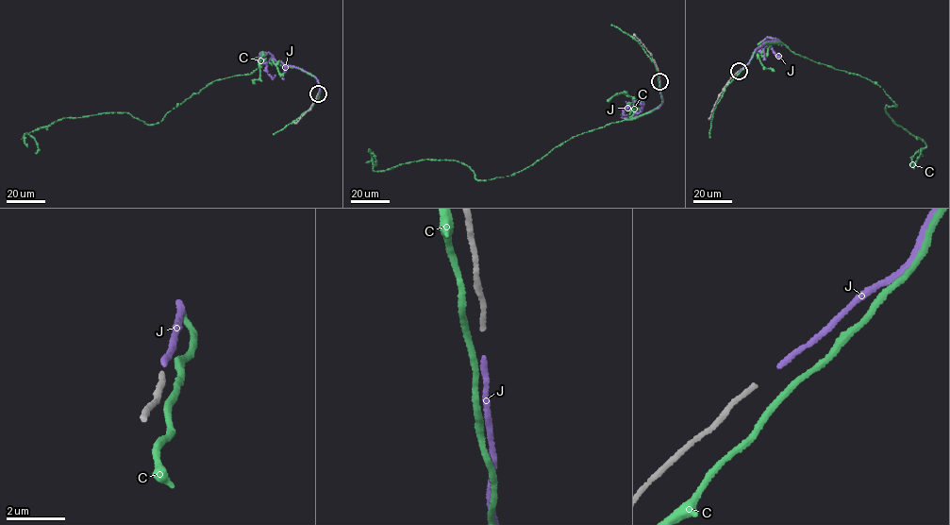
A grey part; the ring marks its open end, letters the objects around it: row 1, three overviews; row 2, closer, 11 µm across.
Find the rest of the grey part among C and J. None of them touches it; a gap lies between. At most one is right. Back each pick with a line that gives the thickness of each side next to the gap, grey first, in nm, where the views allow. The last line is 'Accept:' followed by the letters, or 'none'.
Accept: none

